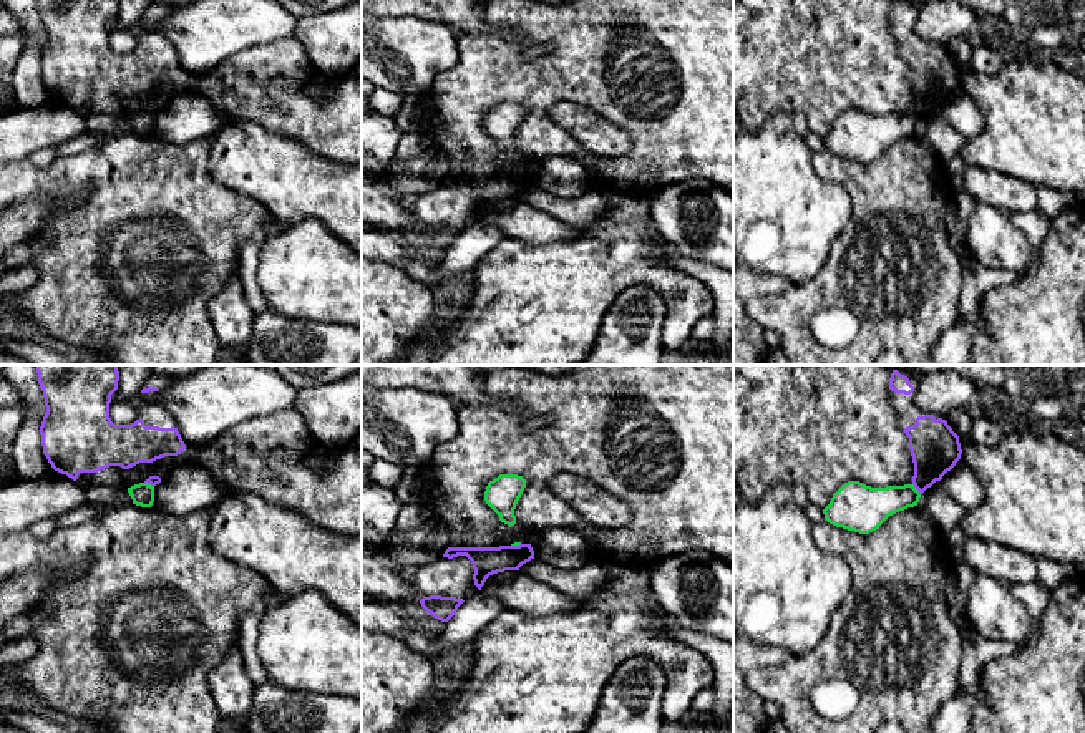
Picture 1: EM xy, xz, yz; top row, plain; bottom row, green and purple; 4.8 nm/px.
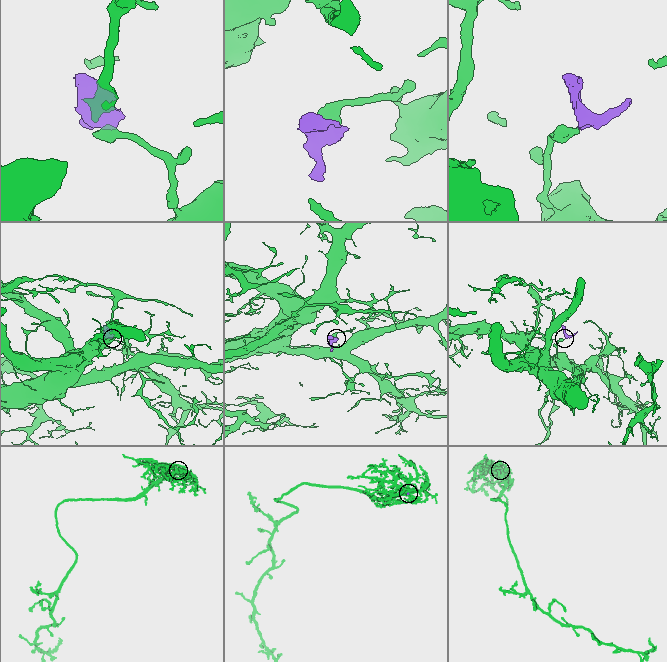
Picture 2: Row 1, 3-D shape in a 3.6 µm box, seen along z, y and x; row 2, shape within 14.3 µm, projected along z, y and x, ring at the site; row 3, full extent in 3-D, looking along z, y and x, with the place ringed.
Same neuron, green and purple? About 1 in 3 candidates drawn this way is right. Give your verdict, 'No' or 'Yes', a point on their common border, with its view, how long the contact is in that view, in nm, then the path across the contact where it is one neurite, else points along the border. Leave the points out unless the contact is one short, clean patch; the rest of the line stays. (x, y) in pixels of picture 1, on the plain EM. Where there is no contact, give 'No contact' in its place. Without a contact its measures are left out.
No. Touches green at yz (914, 116). Shared border 70 nm. Boundary: yz (913, 111), (921, 121)

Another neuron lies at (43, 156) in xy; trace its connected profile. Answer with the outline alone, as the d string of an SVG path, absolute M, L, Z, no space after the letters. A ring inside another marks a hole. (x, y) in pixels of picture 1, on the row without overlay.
M41 148L28 156L33 166L45 167L58 156L56 148Z

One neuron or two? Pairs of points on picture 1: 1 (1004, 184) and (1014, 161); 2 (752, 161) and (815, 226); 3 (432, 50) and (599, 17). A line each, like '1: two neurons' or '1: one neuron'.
1: two neurons
2: one neuron
3: two neurons

